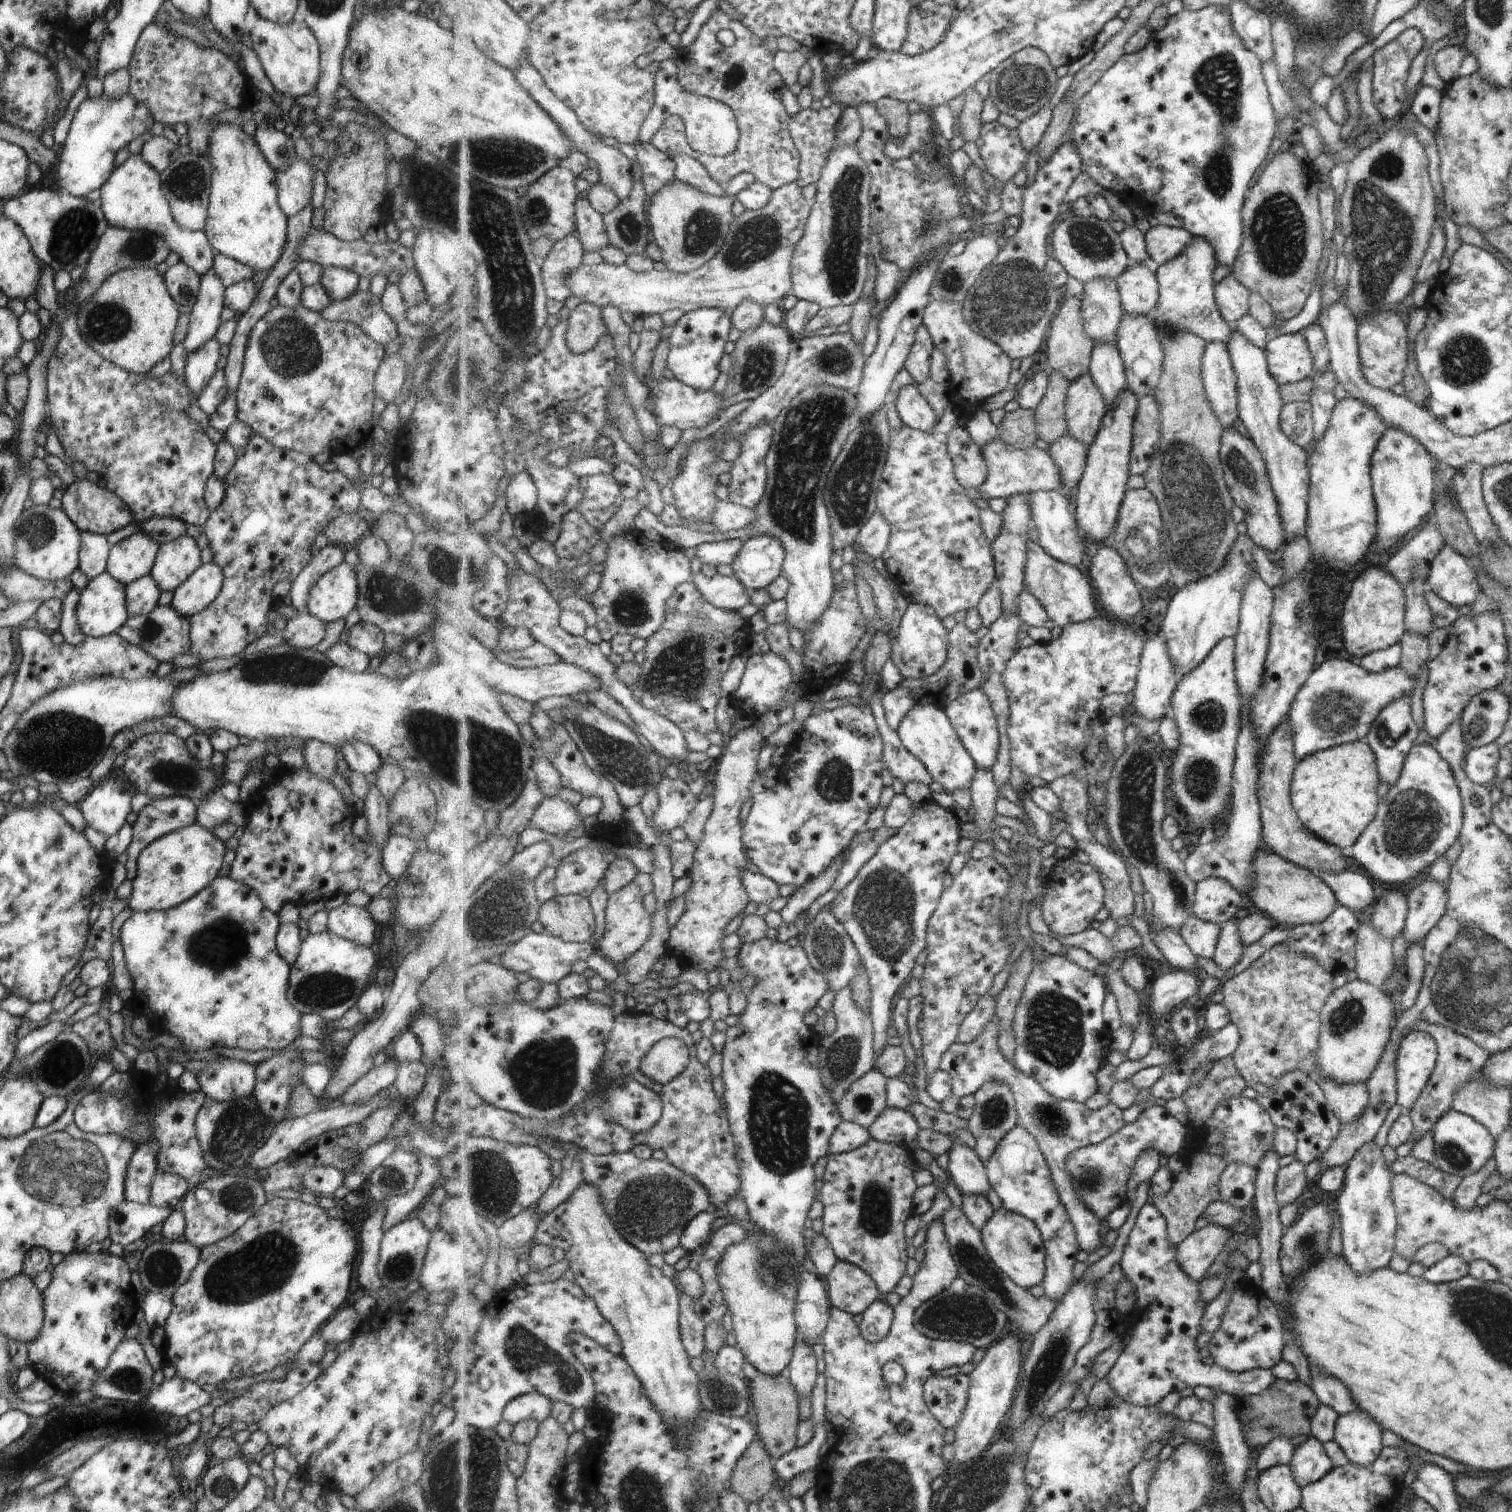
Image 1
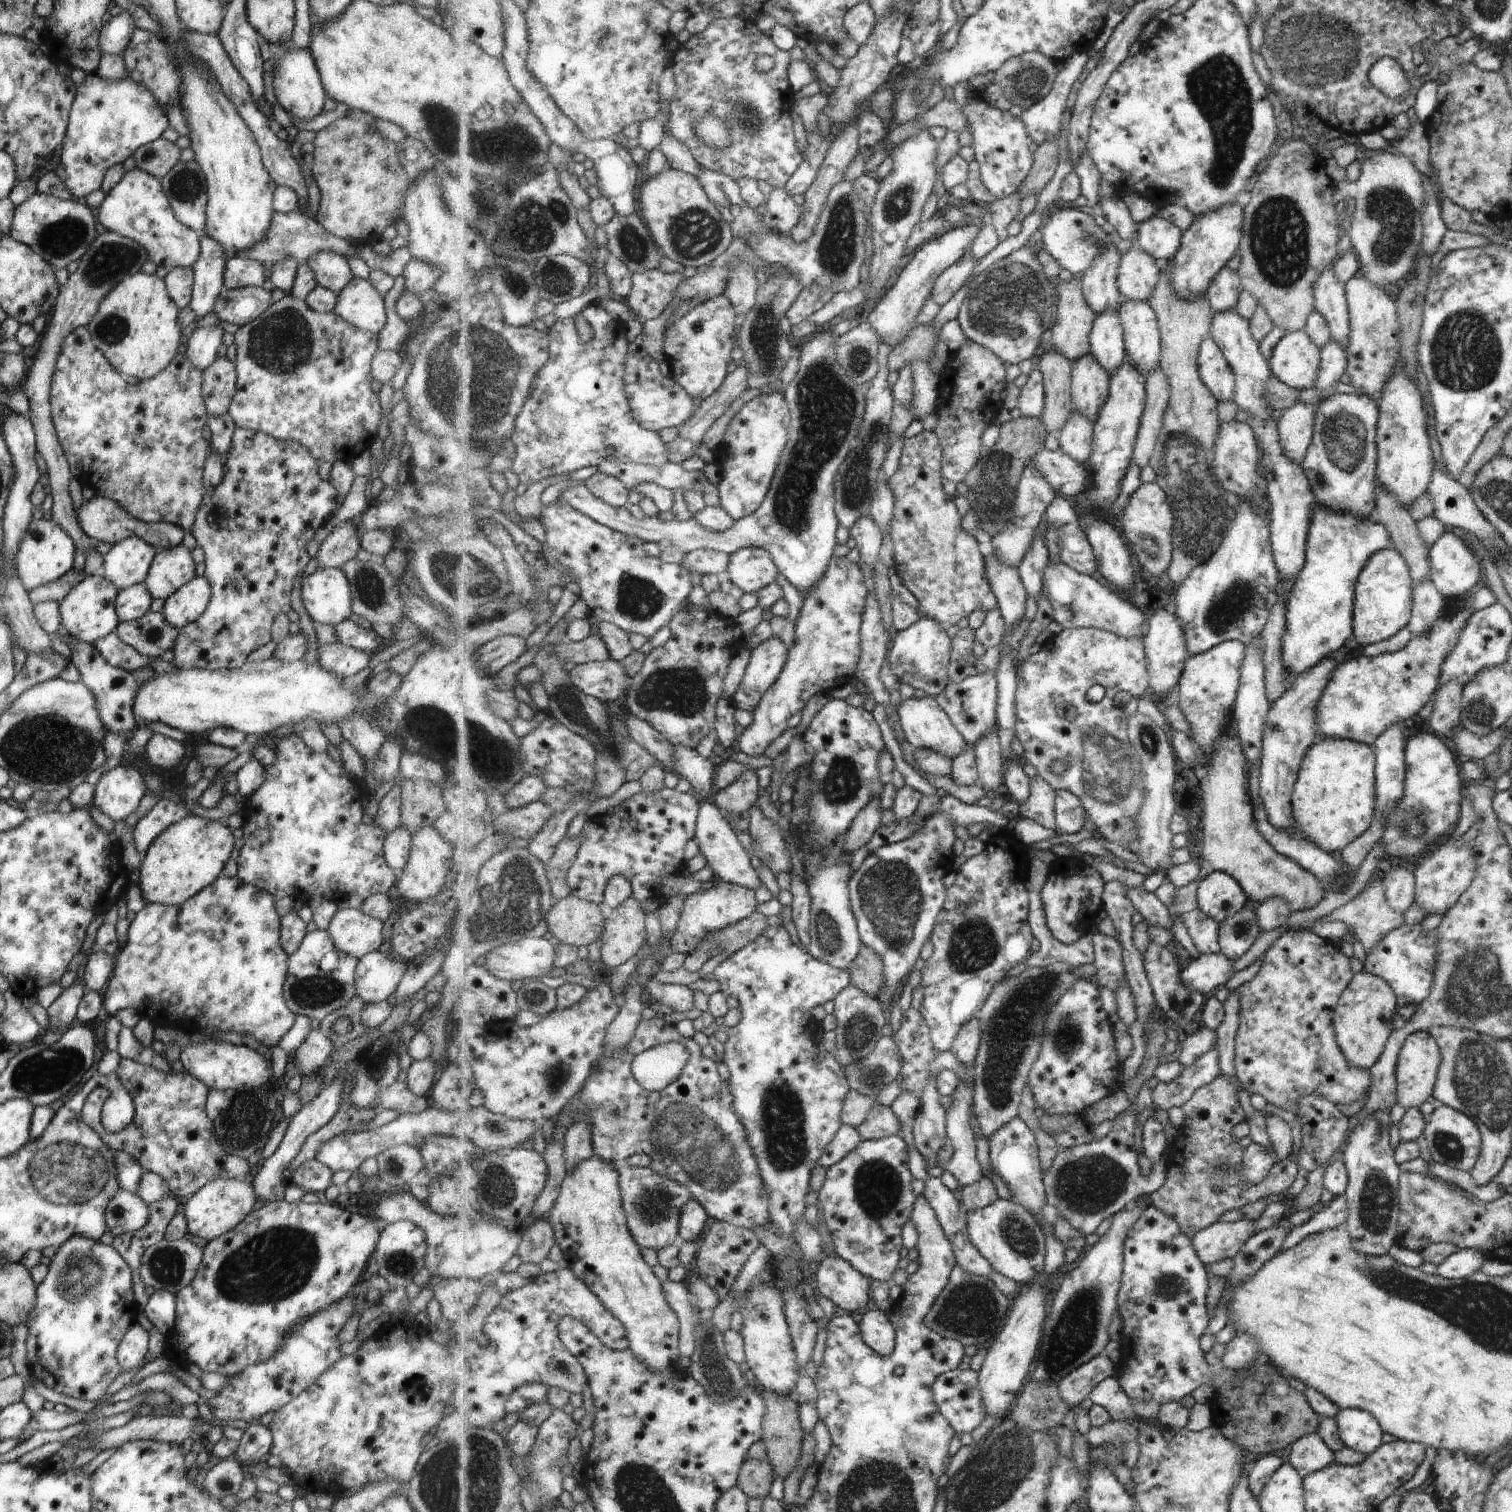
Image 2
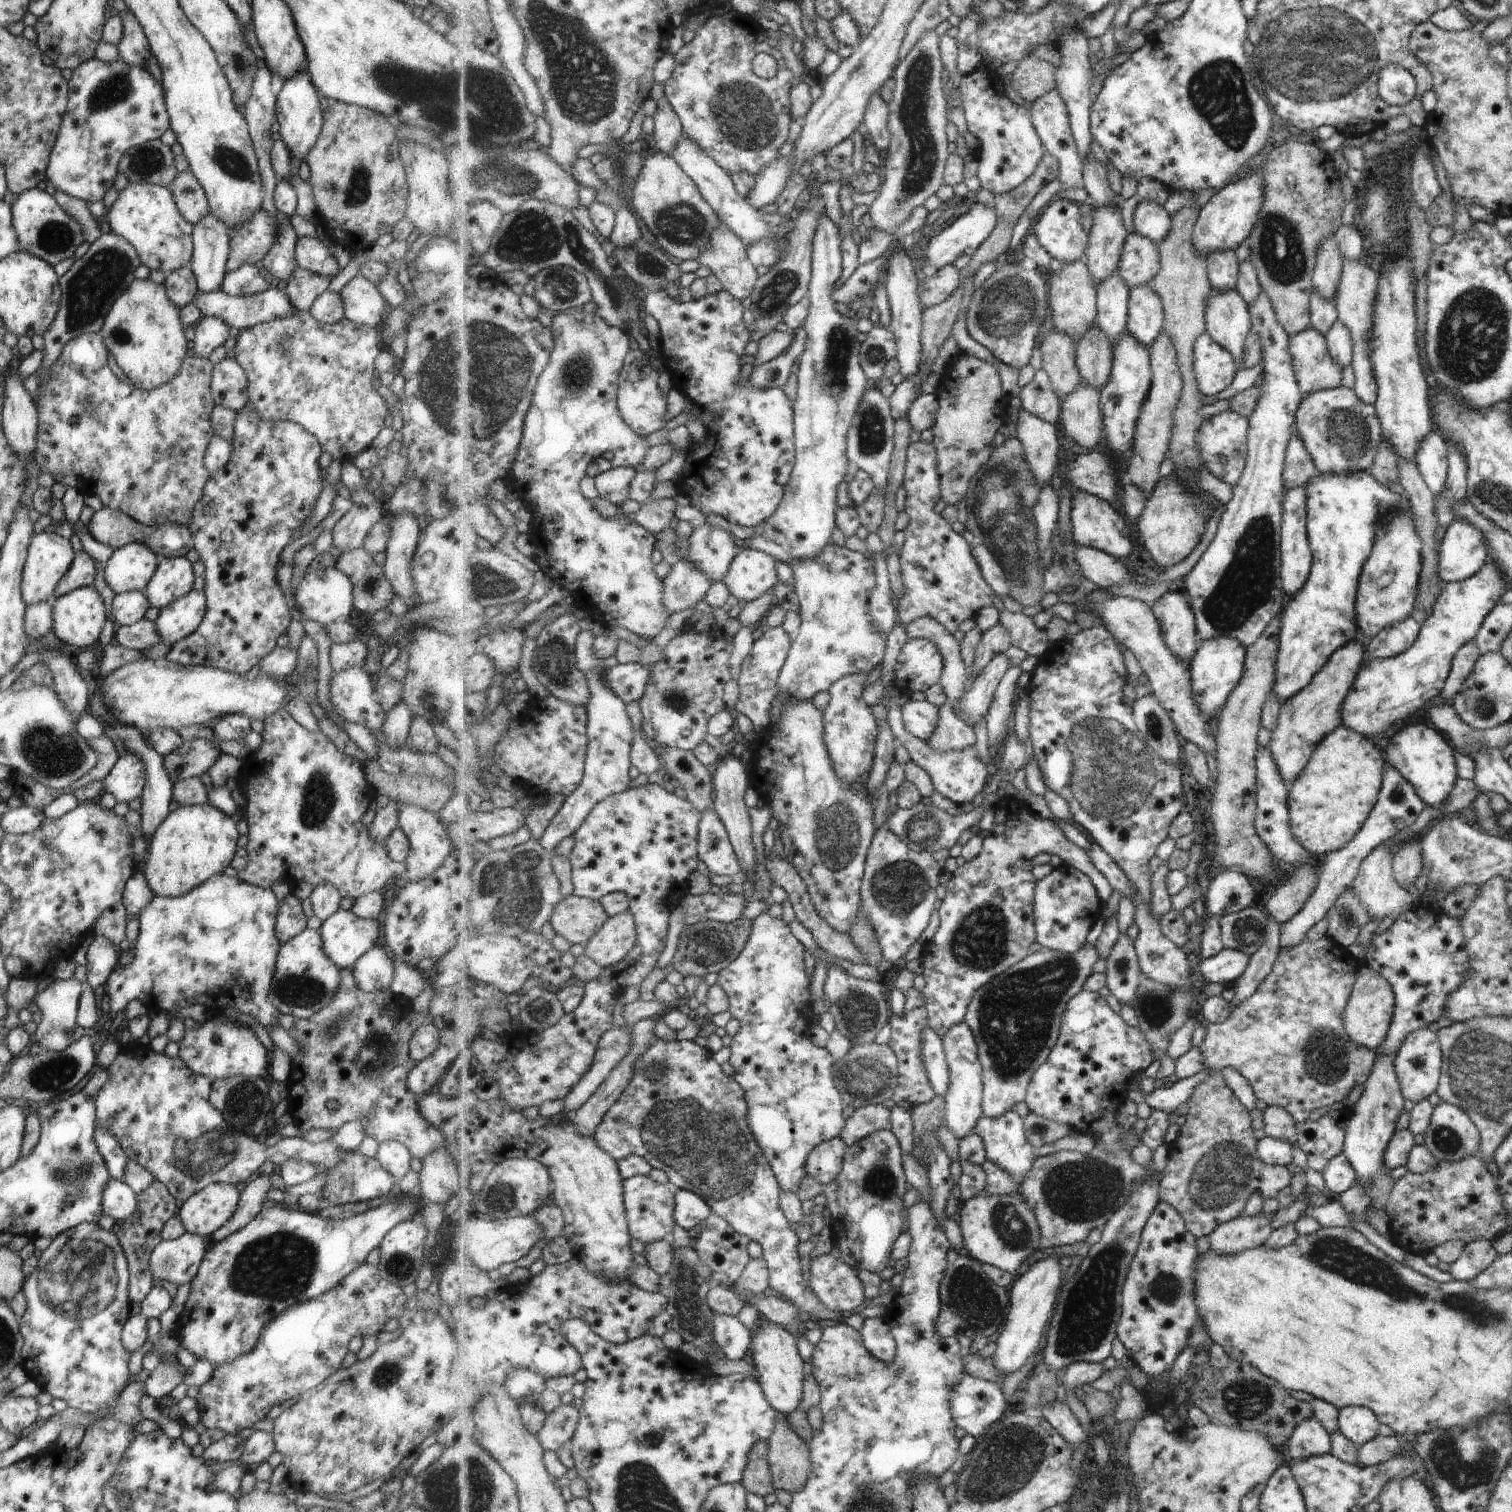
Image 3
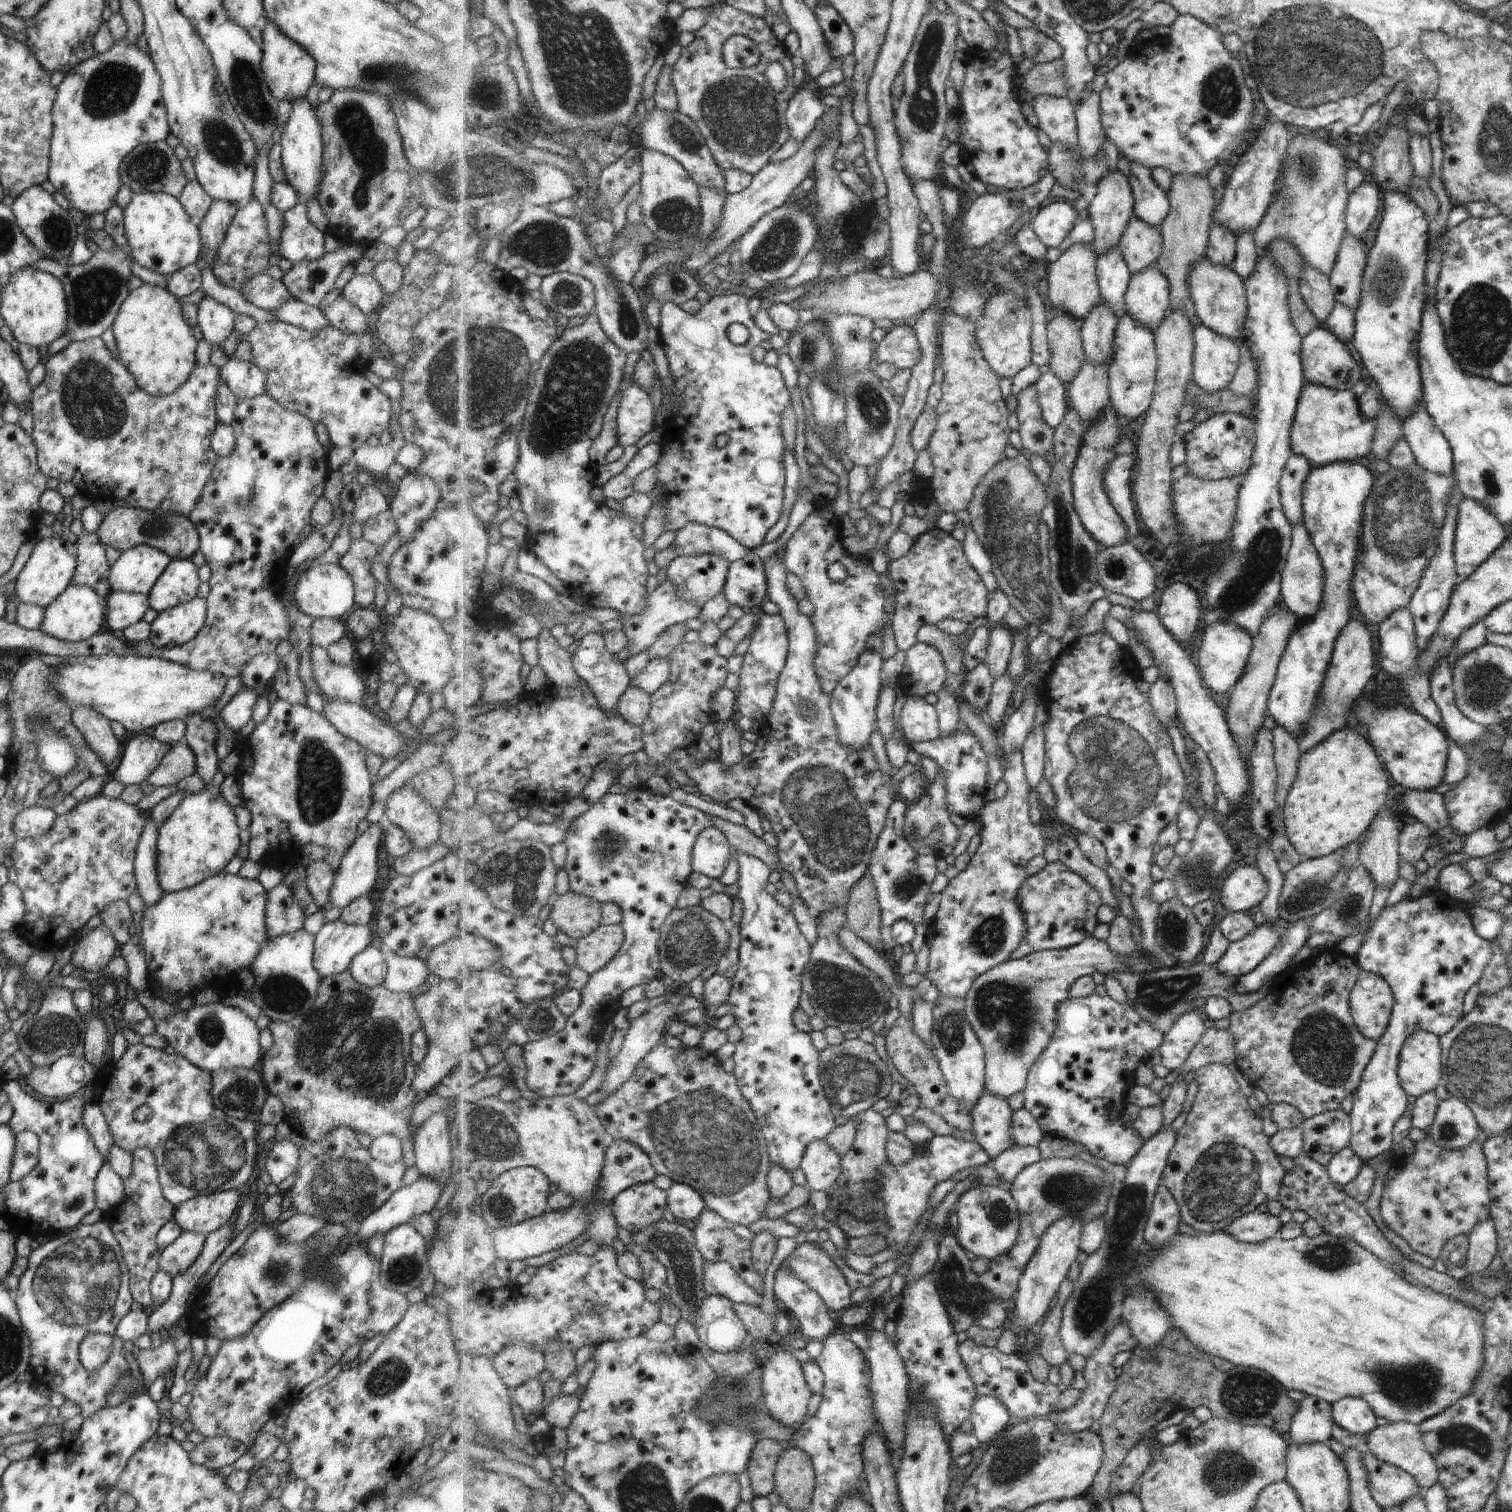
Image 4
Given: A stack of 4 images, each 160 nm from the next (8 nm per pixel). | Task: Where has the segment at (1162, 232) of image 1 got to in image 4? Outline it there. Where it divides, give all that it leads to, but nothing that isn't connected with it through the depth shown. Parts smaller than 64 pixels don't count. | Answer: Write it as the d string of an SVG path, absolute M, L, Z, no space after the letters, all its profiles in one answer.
M1139 161L1130 163L1129 179L1136 200L1136 216L1159 227L1168 218L1172 204L1168 191L1165 192L1155 180L1153 170Z

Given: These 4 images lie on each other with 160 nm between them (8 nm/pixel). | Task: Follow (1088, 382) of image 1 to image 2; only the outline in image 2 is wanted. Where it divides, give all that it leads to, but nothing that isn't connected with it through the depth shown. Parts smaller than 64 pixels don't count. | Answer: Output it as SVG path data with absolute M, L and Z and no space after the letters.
M1091 352L1072 362L1072 399L1075 409L1088 416L1093 422L1097 420L1100 408L1108 399L1112 377L1108 370L1097 360Z

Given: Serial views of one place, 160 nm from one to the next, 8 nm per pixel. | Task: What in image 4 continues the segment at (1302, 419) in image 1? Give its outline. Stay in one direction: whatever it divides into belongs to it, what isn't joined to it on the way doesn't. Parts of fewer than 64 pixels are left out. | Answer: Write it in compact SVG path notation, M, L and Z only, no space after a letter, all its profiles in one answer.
M1289 454L1283 474L1280 476L1279 491L1280 503L1283 505L1284 515L1288 523L1295 526L1302 522L1302 484L1308 475L1312 464L1301 455Z

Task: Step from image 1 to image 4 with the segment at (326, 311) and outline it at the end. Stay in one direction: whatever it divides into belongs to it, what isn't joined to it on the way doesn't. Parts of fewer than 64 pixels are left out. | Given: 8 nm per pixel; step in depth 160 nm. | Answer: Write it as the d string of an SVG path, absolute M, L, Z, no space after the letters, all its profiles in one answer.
M371 273L366 275L353 275L345 286L340 296L353 306L356 306L364 315L373 316L380 306L384 290L379 286Z

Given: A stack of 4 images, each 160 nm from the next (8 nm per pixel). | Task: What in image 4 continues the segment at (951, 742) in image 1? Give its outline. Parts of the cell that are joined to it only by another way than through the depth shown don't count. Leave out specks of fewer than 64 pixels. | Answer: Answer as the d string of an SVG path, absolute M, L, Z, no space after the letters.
M908 695L900 713L900 726L908 743L932 741L942 736L937 709L924 697Z

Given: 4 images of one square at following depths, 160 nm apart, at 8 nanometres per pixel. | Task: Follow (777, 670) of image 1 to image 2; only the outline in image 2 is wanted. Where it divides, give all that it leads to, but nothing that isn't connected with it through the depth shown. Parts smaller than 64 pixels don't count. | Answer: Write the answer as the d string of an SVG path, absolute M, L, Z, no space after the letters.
M778 636L763 641L752 650L739 692L732 698L737 709L753 711L764 694L775 684L788 662L785 642Z

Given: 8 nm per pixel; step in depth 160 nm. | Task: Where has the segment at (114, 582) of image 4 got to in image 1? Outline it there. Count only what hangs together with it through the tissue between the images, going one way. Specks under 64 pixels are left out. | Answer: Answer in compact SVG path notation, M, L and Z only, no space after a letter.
M137 531L110 547L106 571L124 585L147 574L152 567L157 544Z

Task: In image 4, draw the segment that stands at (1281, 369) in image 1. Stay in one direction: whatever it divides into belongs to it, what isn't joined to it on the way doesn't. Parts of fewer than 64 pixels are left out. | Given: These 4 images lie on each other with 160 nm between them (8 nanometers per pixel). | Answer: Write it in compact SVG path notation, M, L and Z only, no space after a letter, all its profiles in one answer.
M1318 326L1305 335L1301 342L1301 360L1304 367L1305 383L1315 383L1338 391L1351 391L1359 380L1361 372L1353 361L1349 351L1333 333L1323 326Z

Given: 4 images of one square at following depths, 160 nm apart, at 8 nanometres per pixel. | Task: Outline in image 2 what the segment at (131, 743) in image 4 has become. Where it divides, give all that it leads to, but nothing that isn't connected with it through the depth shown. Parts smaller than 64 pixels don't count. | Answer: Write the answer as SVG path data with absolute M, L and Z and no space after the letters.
M120 762L99 777L94 786L92 806L99 808L113 822L123 821L137 808L139 799L145 793L141 773Z

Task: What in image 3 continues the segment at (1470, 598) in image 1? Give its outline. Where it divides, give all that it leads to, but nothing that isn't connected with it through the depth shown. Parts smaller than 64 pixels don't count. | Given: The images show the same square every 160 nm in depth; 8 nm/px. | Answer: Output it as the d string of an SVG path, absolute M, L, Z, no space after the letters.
M1453 519L1437 550L1436 576L1441 583L1461 582L1488 560L1488 546L1481 531L1465 519Z

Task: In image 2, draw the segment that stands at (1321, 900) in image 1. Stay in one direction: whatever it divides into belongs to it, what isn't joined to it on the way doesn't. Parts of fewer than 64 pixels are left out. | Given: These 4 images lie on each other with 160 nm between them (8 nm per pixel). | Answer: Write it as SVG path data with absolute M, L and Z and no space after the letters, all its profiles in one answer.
M1235 720L1227 734L1214 746L1215 750L1208 767L1208 775L1201 781L1205 834L1200 860L1200 877L1186 887L1175 890L1170 913L1173 918L1200 908L1197 900L1201 881L1215 871L1225 871L1234 876L1246 890L1251 900L1261 902L1273 897L1282 898L1287 906L1296 912L1313 908L1328 888L1296 861L1276 851L1261 836L1253 824L1253 810L1249 800L1249 765L1242 740L1235 728Z

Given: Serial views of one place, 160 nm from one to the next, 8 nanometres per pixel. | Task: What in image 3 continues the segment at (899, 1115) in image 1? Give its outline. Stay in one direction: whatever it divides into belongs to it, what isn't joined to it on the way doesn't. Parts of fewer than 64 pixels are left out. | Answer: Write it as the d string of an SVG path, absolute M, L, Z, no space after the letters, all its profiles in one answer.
M867 1105L856 1109L846 1120L840 1137L851 1146L878 1130L890 1129L892 1109L882 1105Z

